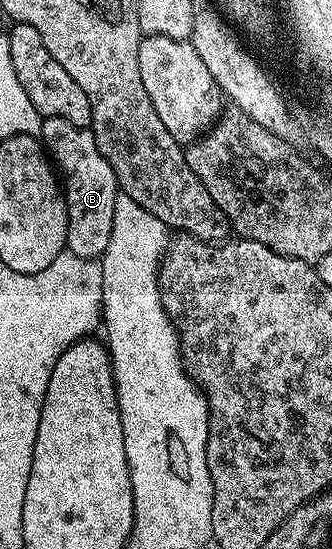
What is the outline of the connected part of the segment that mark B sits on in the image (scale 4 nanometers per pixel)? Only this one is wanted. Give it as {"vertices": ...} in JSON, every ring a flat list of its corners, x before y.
{"vertices":[[46,118,42,122,39,139,63,180,66,215,69,218,65,243,67,250,75,257,100,260,111,241,119,194,117,178,107,157,99,153,92,130,71,125,71,121,66,119]]}

